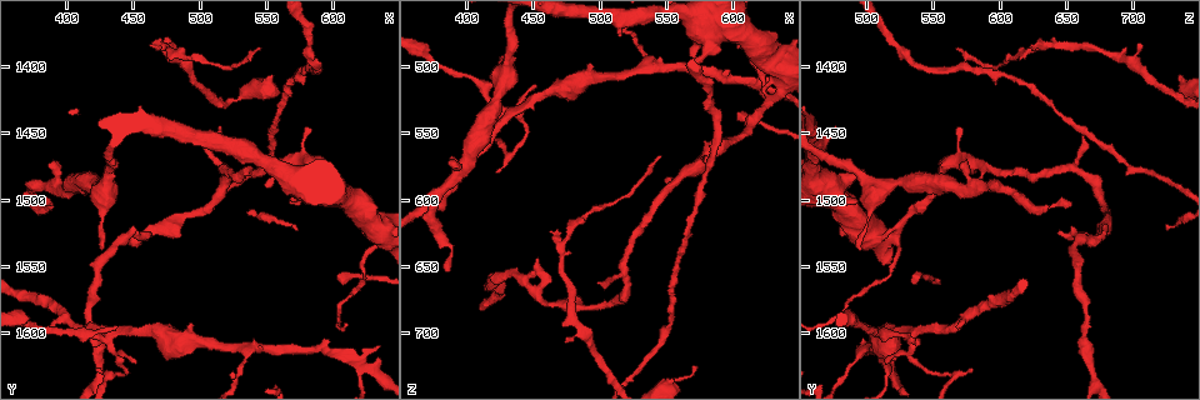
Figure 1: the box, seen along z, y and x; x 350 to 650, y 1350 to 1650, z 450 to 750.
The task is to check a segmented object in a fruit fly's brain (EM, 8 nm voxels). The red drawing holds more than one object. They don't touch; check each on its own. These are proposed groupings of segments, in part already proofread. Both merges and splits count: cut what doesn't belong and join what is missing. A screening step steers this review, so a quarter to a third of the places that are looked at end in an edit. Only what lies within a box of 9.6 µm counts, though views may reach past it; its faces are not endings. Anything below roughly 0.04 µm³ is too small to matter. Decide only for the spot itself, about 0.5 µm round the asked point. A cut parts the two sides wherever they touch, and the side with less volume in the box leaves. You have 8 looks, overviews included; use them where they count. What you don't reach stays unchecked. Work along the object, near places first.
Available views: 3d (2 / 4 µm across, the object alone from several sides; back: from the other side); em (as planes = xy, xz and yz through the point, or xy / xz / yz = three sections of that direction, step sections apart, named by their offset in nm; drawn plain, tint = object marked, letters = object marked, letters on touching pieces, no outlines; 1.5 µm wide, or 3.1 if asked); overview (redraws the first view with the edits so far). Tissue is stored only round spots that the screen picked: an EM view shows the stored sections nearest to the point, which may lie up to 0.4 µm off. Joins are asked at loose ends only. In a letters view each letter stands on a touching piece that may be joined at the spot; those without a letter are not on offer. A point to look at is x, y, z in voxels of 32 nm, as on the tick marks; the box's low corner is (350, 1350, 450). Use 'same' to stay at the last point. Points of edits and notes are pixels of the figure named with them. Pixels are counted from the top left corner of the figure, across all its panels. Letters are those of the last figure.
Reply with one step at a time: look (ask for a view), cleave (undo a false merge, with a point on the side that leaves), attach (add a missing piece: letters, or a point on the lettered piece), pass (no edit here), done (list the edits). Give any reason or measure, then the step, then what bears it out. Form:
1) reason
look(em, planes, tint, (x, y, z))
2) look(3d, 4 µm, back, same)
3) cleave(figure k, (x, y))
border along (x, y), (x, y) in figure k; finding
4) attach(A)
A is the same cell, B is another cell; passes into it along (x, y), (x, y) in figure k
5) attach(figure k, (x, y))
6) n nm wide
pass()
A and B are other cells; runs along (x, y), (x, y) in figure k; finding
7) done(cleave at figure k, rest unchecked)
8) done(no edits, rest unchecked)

four or more arms meet
look(em, planes, letters, (436, 1598, 534))

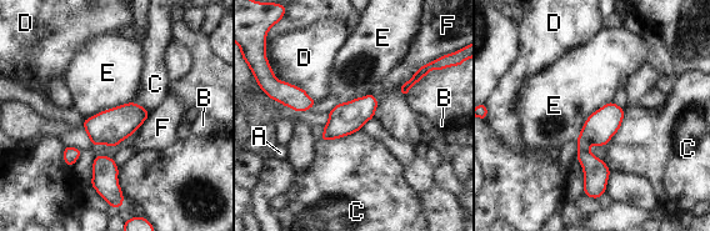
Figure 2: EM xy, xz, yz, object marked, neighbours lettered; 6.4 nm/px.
cleave(figure 2, (601, 125))
A, B, C, D, E and F are other cells; border along (579, 150), (586, 151) in figure 2; a second cell is stuck on

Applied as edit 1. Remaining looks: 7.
look(overview)

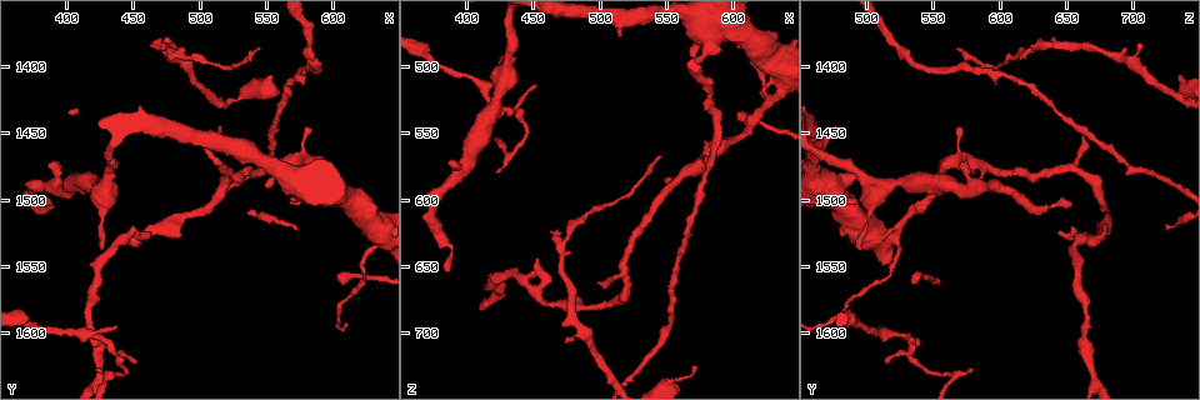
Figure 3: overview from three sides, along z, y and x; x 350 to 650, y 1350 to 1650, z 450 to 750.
branch stops here
look(3d, 2 µm, (580, 1446, 570))

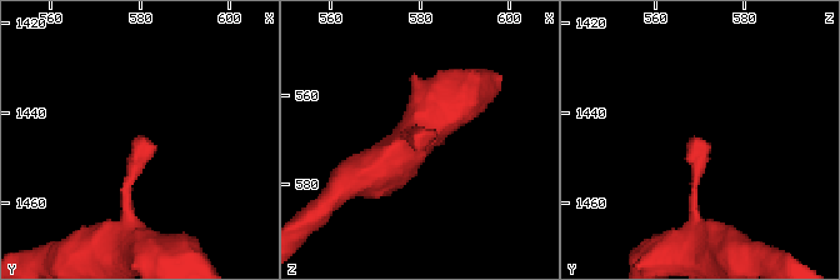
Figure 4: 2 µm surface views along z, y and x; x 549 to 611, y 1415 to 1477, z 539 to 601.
need the tissue
look(em, planes, letters, (579, 1446, 570))

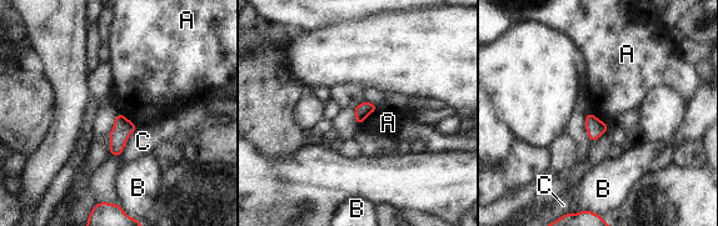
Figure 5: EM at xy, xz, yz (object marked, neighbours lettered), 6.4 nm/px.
C touches over 220 nm
pass()
A, B and C are other cells; border along (119, 112), (138, 126) in figure 5; none of them fits

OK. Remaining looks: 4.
done(cleave at figure 2, rest unchecked)

